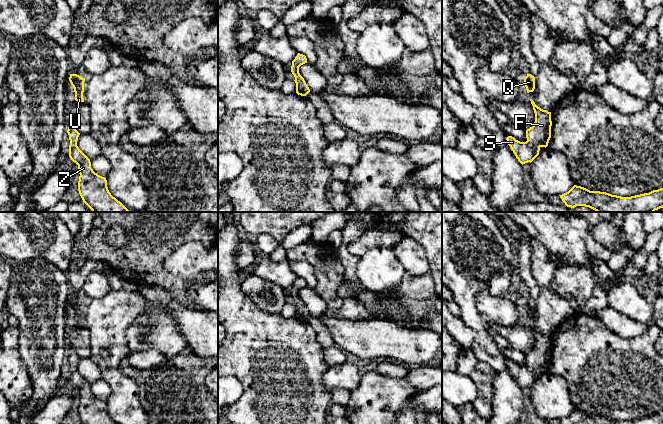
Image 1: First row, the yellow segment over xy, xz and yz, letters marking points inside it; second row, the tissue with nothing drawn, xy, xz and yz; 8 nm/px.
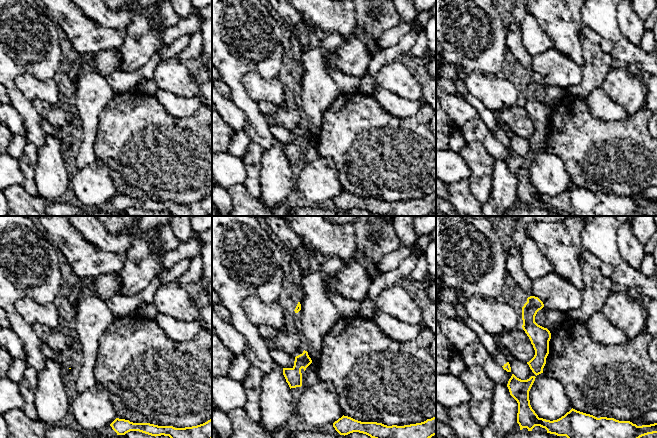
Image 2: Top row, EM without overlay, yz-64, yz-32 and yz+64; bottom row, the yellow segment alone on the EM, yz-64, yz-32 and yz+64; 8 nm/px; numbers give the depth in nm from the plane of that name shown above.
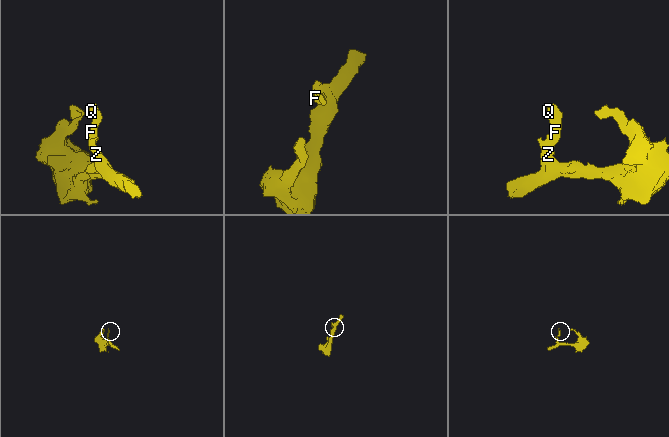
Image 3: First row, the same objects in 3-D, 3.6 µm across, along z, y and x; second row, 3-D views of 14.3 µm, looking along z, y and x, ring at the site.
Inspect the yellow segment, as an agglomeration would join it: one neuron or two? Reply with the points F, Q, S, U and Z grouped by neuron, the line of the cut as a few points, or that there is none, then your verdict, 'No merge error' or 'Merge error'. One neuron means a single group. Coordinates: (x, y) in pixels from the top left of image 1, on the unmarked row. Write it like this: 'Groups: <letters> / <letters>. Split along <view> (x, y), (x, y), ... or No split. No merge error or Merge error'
Groups: F Q S U Z. No split. No merge error

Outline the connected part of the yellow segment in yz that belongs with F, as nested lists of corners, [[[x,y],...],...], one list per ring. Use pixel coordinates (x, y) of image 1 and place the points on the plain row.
[[[531,324],[535,337],[535,346],[526,354],[526,366],[520,366],[512,360],[506,362],[507,368],[515,378],[518,385],[523,389],[532,386],[538,379],[541,371],[547,371],[551,362],[551,336],[538,331]]]

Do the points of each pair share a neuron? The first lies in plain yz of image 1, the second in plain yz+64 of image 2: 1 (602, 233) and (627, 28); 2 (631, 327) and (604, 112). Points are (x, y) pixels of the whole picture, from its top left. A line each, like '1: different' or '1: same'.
1: different
2: same

